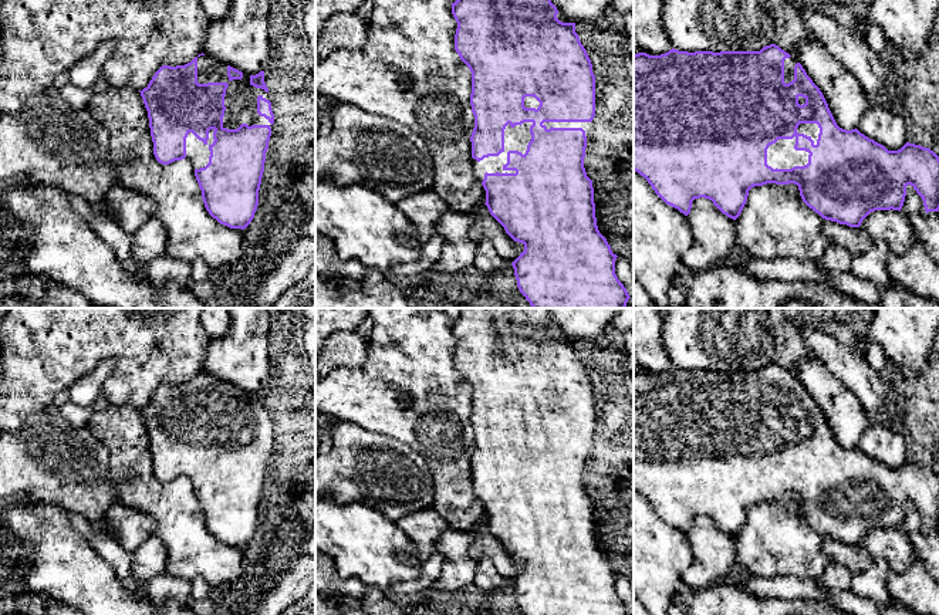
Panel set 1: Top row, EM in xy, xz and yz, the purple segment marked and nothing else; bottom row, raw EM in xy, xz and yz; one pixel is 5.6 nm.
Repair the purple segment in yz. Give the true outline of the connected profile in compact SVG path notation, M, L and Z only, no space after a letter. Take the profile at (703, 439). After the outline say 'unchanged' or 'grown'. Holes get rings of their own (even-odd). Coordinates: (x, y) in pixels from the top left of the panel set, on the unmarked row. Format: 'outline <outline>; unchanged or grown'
outline M776 362L763 365L760 369L679 369L669 368L661 374L649 374L638 371L634 374L634 489L644 494L652 504L655 511L669 524L678 527L688 534L692 527L692 520L705 516L727 535L736 538L749 514L749 508L754 504L767 501L798 504L803 520L818 531L823 537L859 545L862 538L875 528L899 528L903 524L906 504L911 503L922 516L925 530L939 530L939 474L929 466L906 460L898 469L888 469L884 463L869 457L857 446L847 449L837 443L828 422L820 406L807 393L797 376L781 368Z; grown

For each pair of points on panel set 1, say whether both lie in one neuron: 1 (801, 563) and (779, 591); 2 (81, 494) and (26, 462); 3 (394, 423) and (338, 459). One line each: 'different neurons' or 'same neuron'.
1: different neurons
2: same neuron
3: different neurons

